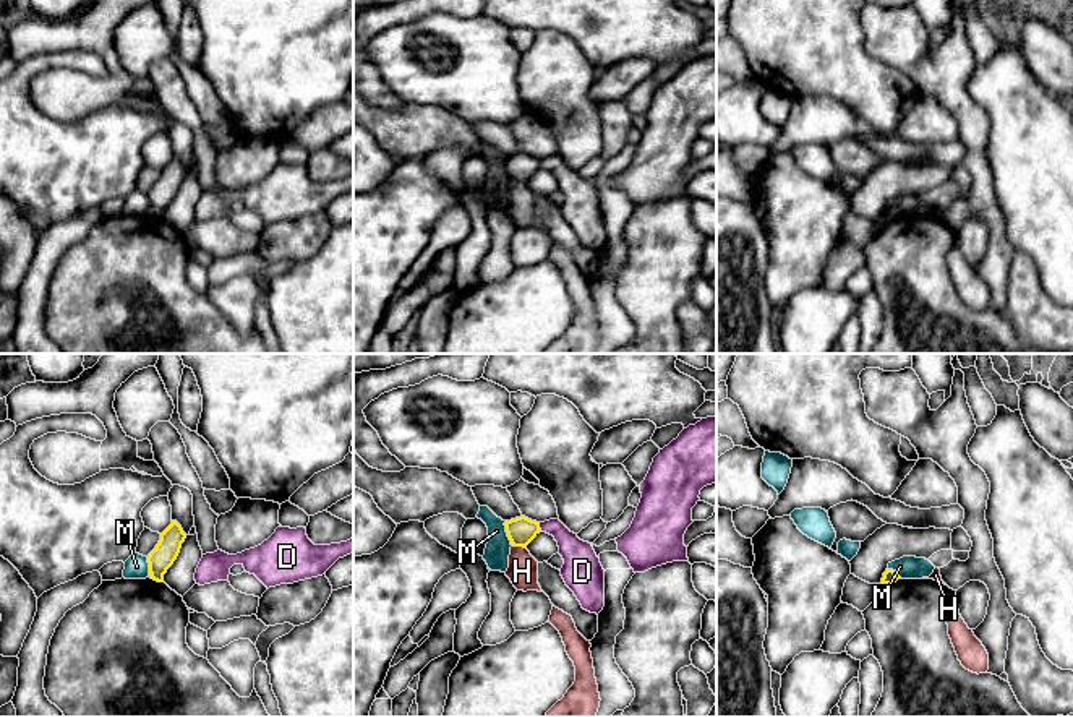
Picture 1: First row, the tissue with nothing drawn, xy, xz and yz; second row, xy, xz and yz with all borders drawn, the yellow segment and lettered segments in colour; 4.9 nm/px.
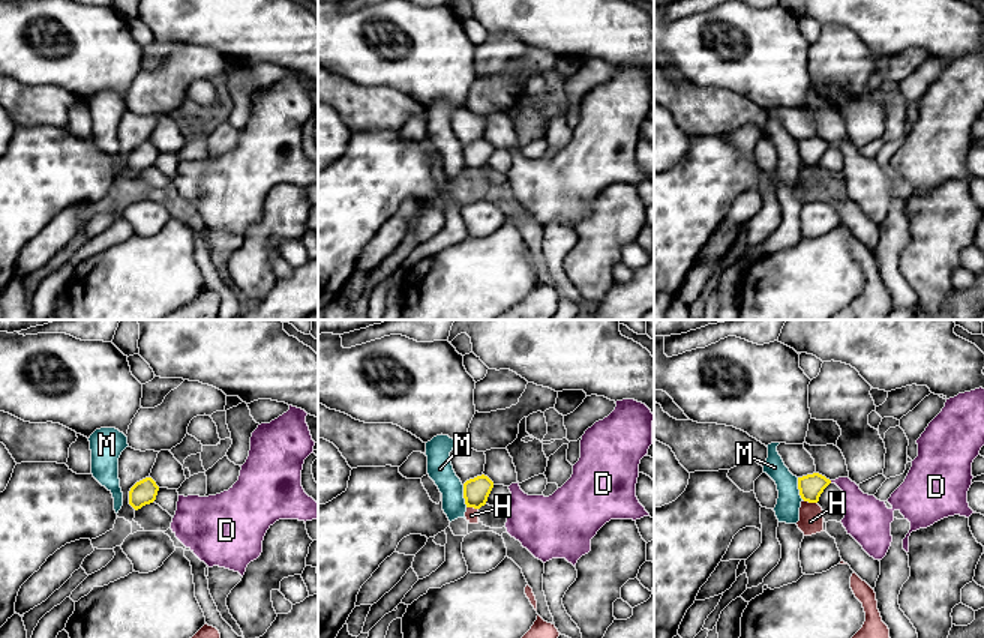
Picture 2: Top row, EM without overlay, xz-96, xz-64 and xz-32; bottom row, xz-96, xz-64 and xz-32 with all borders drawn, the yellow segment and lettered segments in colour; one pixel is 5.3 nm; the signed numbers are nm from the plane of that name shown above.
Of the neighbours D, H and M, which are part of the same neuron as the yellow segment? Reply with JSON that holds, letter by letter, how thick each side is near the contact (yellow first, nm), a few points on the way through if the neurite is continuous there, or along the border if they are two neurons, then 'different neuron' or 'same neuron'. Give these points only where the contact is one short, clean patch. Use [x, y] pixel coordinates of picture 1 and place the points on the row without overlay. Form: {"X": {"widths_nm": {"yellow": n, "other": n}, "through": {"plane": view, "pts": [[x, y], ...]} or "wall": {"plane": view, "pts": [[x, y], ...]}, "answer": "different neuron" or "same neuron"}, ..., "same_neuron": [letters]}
{"D": {"widths_nm": {"yellow": 140, "other": 160}, "wall": {"plane": "xz", "pts": [[538, 159], [542, 167]]}, "answer": "different neuron"}, "H": {"widths_nm": {"yellow": 140, "other": 150}, "wall": {"plane": "xz", "pts": [[512, 180], [525, 185]]}, "answer": "different neuron"}, "M": {"widths_nm": {"yellow": 140, "other": 130}, "answer": "different neuron"}, "same_neuron": []}

